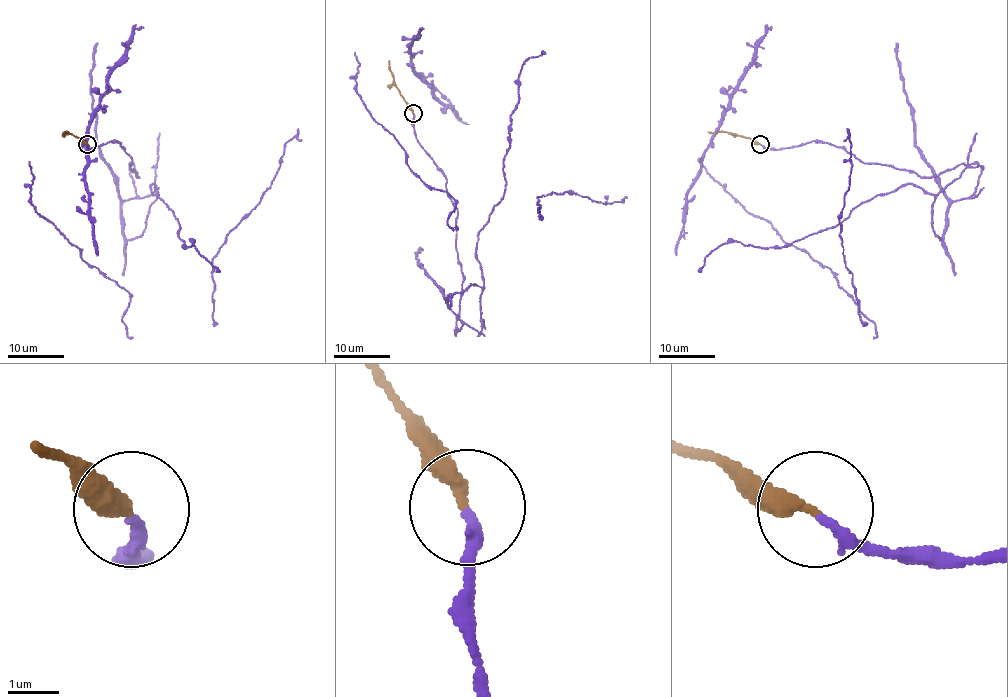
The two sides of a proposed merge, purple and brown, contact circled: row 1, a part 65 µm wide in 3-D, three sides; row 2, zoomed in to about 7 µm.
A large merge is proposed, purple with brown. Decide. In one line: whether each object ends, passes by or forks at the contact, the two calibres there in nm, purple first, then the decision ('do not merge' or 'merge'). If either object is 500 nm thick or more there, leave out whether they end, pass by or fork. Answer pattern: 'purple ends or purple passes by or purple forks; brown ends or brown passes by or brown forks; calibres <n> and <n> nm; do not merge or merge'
purple ends; brown ends; calibres 200 and 320 nm; merge

